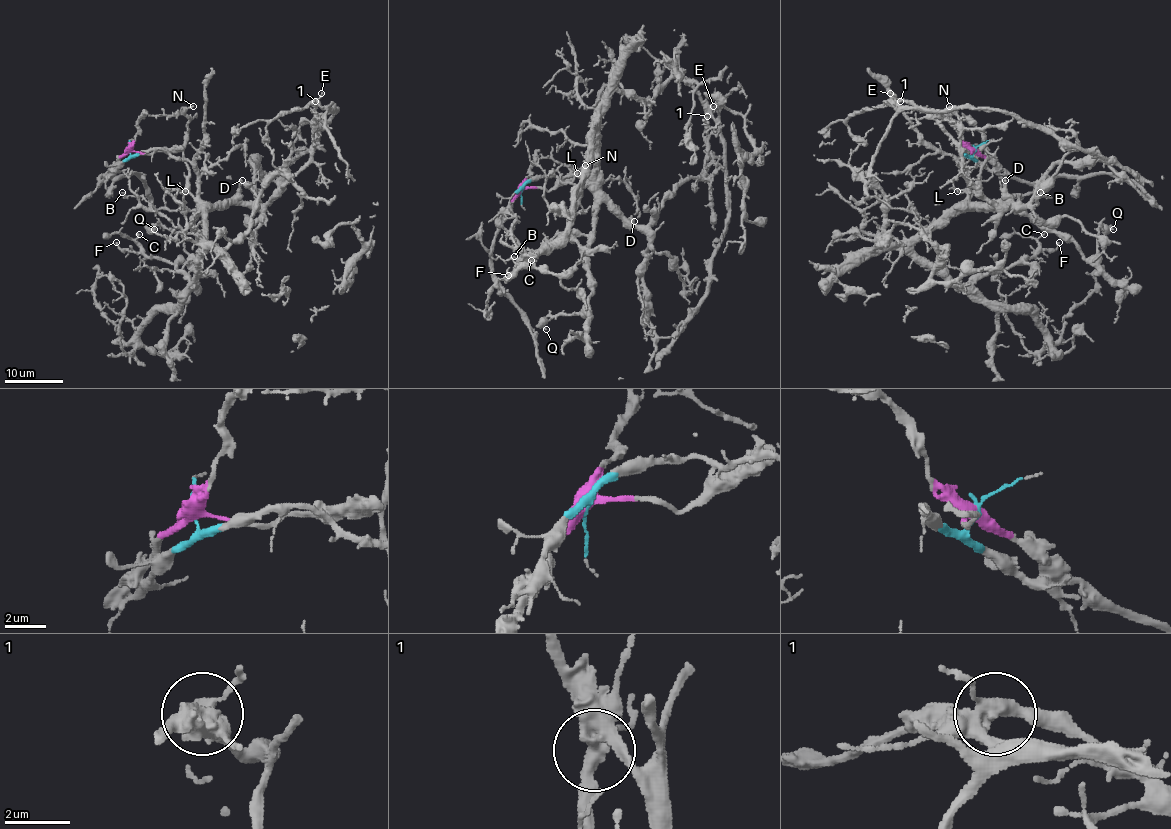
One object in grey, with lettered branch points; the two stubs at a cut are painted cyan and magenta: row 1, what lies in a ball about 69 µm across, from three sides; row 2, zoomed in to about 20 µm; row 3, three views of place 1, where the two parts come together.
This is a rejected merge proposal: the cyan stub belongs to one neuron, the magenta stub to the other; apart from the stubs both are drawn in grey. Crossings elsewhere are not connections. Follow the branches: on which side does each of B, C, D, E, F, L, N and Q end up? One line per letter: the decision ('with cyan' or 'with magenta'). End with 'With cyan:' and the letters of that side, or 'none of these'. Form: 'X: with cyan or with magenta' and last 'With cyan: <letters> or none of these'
B: with cyan
C: with cyan
D: with cyan
E: with cyan
F: with cyan
L: with cyan
N: with cyan
Q: with cyan
With cyan: B, C, D, E, F, L, N, Q

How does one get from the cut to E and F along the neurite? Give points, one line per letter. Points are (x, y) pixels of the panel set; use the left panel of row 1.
E: (129, 149), (186, 158), (197, 196), (212, 204), (264, 204), (310, 158), (322, 93)
F: (129, 149), (135, 155), (164, 148), (190, 162), (203, 215), (200, 272), (190, 284), (175, 264), (116, 242)

